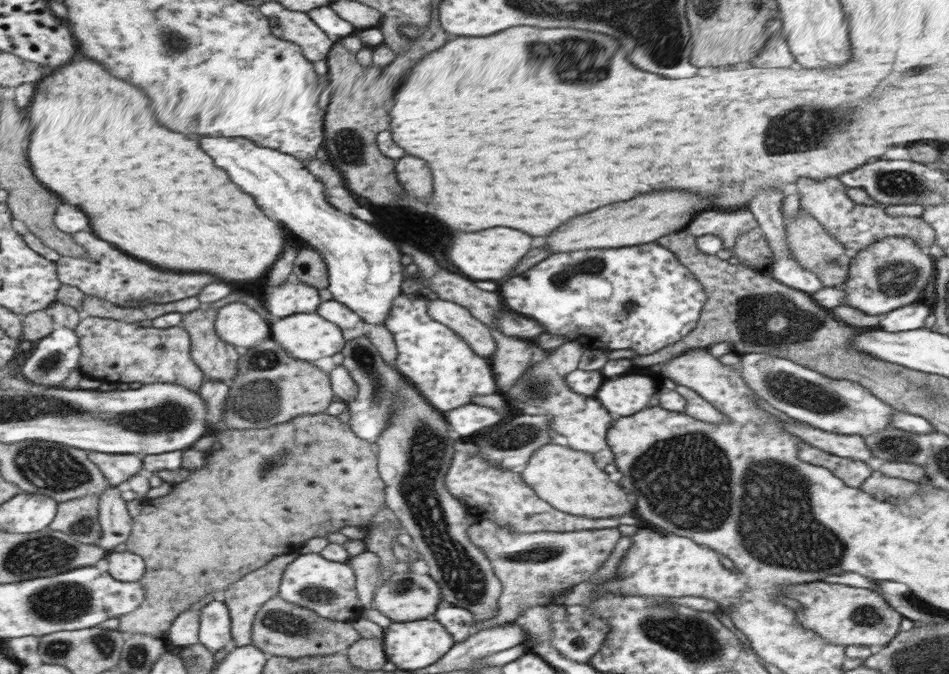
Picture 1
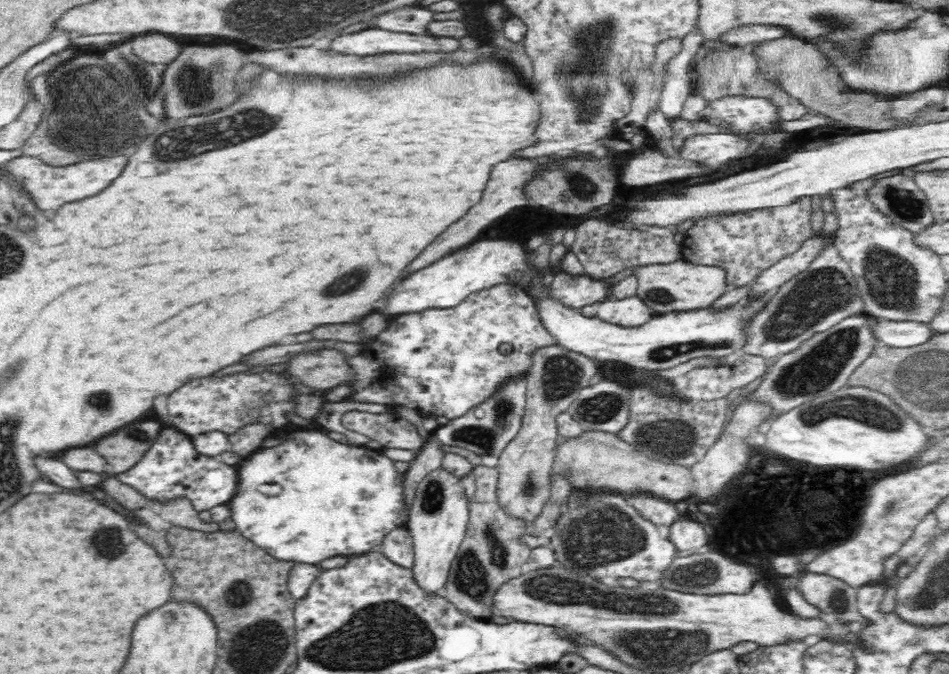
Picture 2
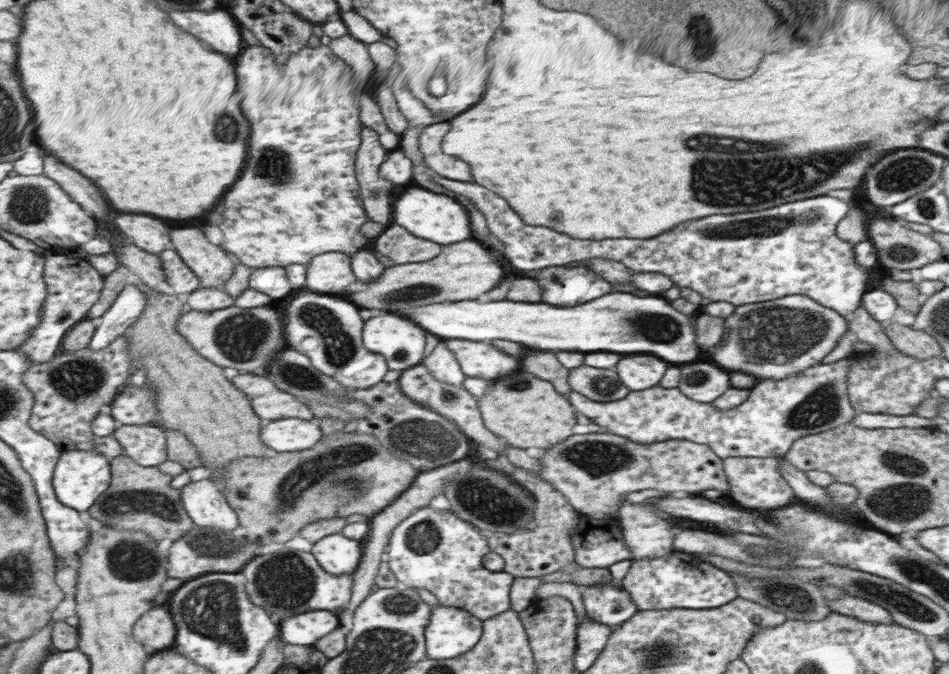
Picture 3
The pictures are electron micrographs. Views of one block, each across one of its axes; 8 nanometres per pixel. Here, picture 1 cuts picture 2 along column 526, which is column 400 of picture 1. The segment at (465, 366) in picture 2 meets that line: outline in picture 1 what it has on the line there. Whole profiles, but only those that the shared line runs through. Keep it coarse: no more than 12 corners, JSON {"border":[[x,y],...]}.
{"border":[[397,295],[397,372],[444,414],[493,394],[489,360]]}

